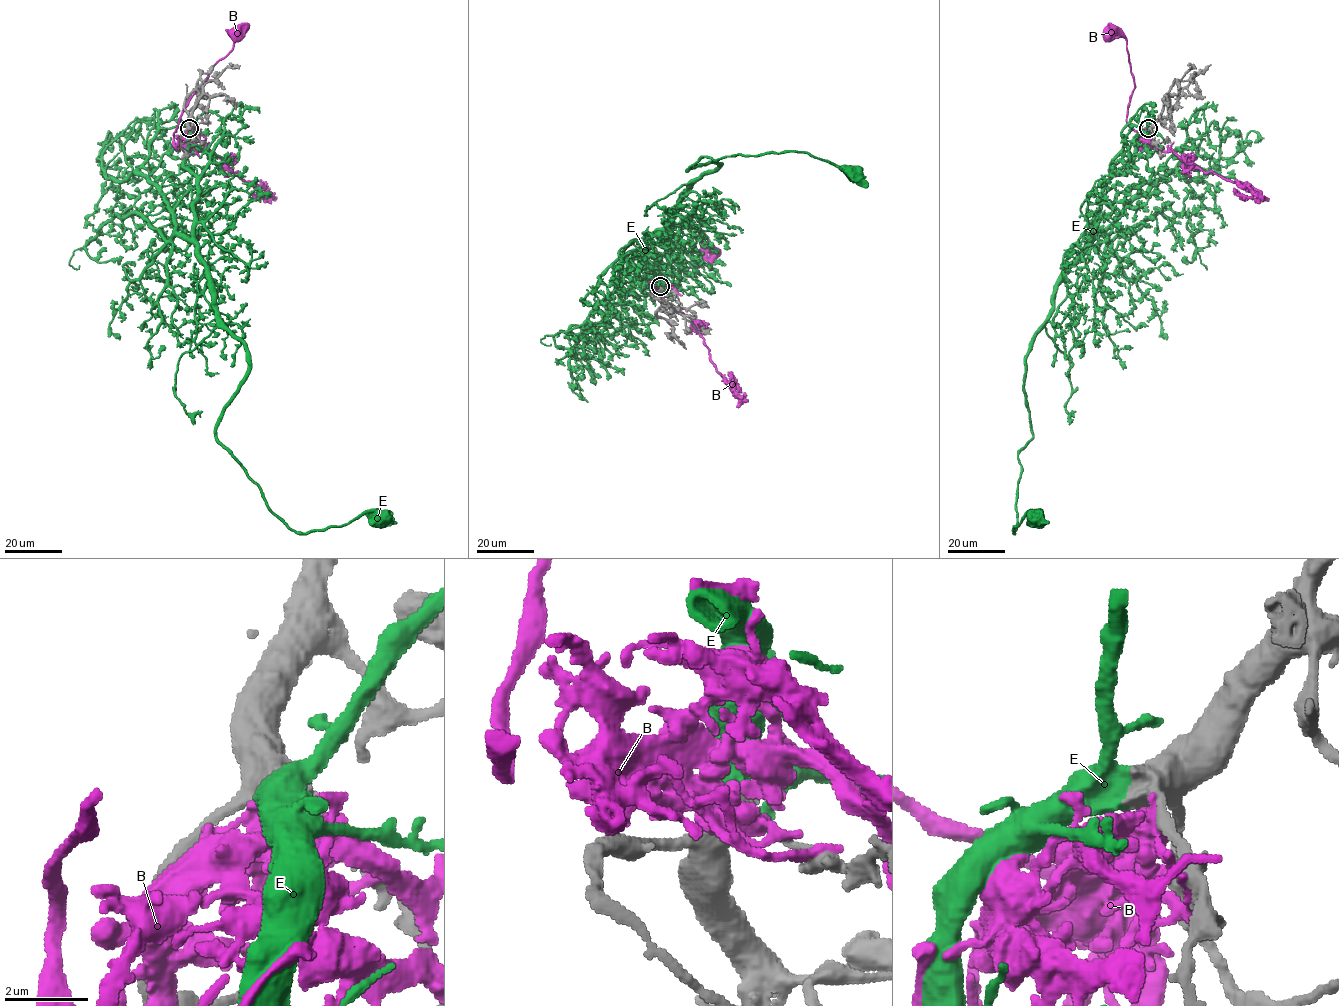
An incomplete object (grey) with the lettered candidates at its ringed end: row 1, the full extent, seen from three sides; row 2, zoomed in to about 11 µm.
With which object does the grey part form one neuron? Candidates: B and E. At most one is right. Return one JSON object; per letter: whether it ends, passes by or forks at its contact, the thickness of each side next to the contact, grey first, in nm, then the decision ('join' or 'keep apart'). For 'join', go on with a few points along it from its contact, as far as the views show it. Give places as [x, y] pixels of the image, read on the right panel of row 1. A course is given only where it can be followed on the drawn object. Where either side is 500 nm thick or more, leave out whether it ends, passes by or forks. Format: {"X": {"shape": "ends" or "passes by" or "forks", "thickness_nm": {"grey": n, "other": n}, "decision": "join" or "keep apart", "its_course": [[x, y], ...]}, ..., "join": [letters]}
{"B": {"thickness_nm": {"grey": 550, "other": 550}, "decision": "keep apart"}, "E": {"thickness_nm": {"grey": 600, "other": 550}, "decision": "join", "its_course": [[1149, 128], [1103, 190], [1087, 248], [1030, 344], [1024, 392], [1033, 435], [1018, 453], [1013, 531], [1035, 517]]}, "join": ["E"]}

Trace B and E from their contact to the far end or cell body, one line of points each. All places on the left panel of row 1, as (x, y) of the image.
B: (188, 130), (176, 148), (174, 137), (182, 109), (205, 81), (210, 70), (231, 50), (235, 34)
E: (189, 128), (184, 165), (196, 178), (195, 257), (218, 318), (248, 357), (216, 439), (297, 532), (381, 517)

